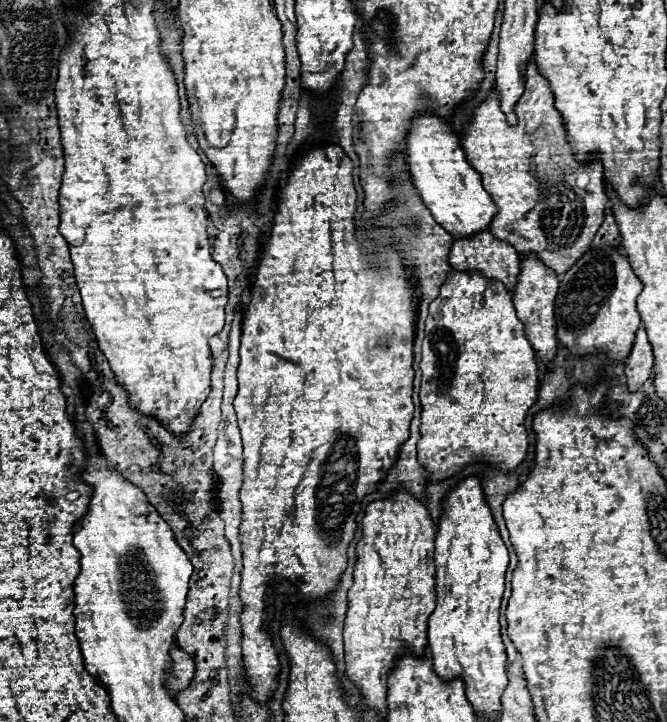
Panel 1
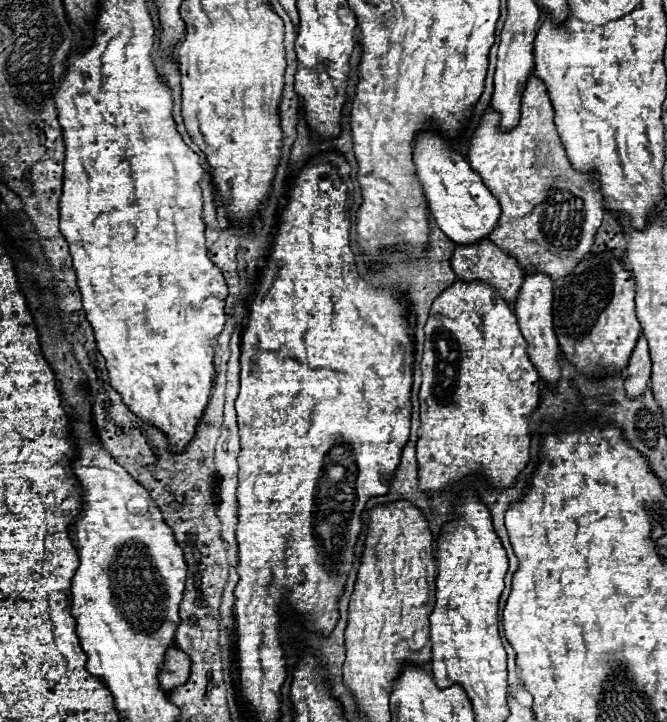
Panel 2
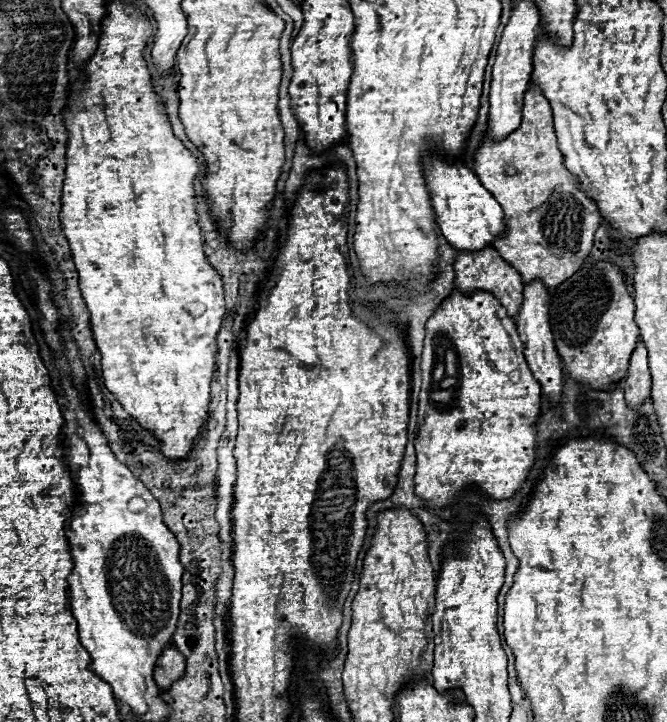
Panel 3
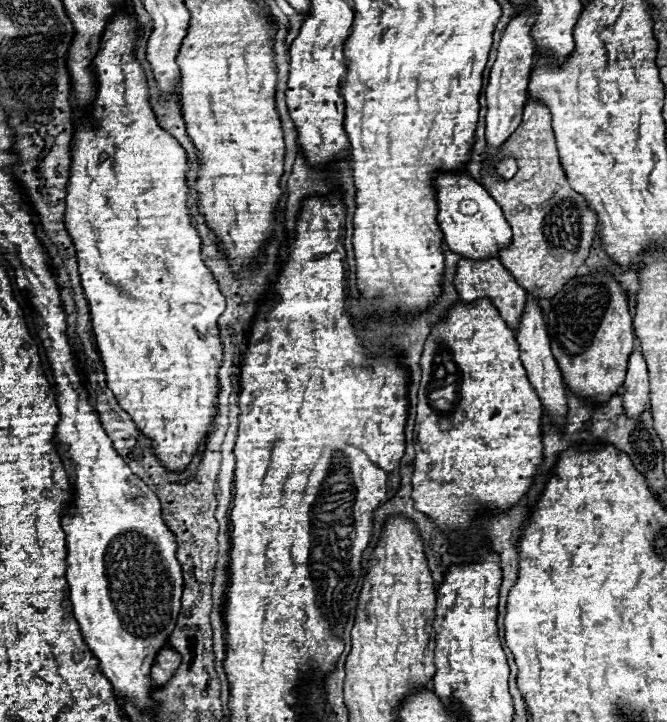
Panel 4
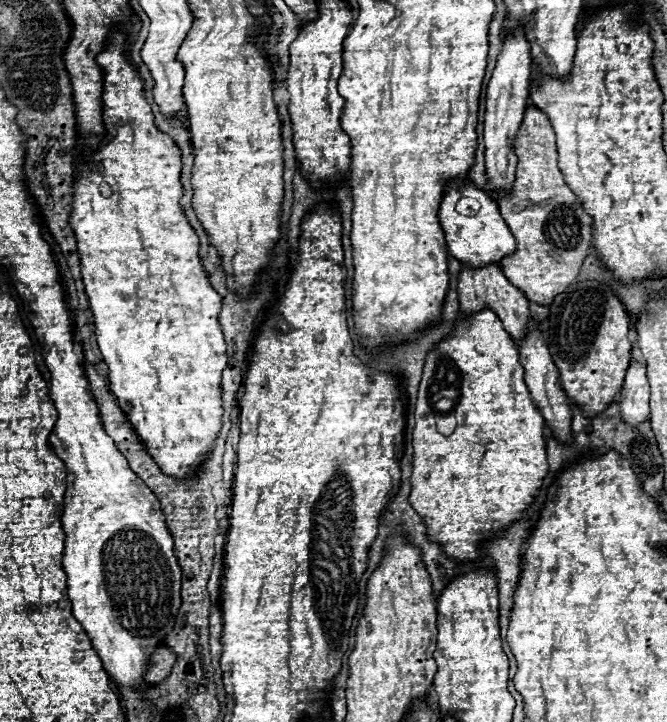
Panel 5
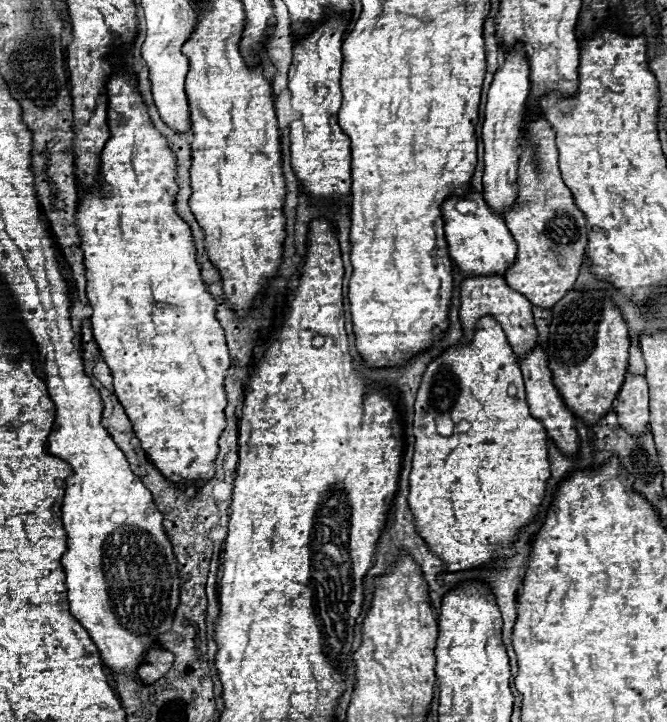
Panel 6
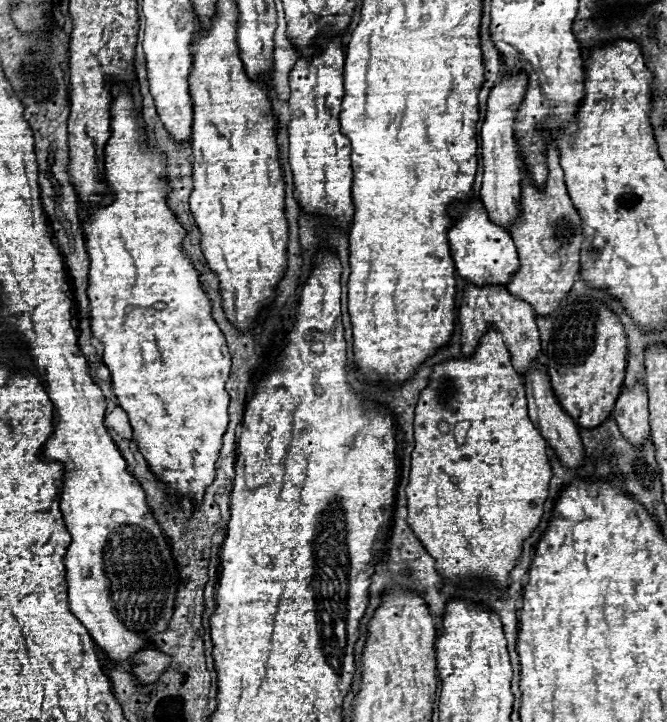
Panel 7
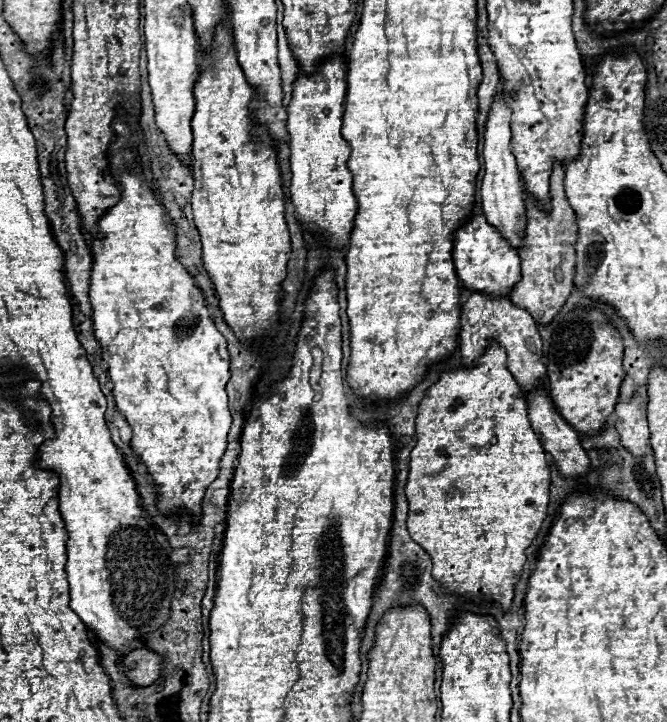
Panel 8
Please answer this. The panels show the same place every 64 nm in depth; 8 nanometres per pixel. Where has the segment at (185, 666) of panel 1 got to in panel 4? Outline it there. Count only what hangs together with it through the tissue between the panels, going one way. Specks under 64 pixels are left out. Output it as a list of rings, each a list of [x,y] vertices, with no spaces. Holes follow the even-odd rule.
[[[162,648],[154,660],[152,670],[150,670],[150,680],[156,686],[162,686],[164,682],[168,682],[172,678],[178,664],[180,664],[180,654],[174,652],[172,648]]]

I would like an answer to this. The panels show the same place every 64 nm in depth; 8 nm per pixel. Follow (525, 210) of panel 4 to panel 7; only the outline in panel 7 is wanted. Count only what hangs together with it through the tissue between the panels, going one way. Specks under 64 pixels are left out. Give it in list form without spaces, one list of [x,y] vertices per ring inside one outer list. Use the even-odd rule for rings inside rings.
[[[554,146],[548,148],[548,170],[550,174],[544,192],[536,190],[530,184],[528,176],[522,182],[522,216],[512,228],[512,238],[520,256],[520,270],[506,286],[516,298],[530,302],[538,316],[552,314],[570,292],[578,276],[578,258],[584,240],[582,222],[568,198],[564,186],[564,172],[560,168],[558,152]]]

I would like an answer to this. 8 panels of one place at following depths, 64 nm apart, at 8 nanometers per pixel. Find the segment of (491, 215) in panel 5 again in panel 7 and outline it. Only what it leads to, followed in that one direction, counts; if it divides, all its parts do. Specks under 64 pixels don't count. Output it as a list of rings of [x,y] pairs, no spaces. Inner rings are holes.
[[[474,200],[468,206],[468,210],[458,210],[452,206],[450,214],[454,218],[454,226],[448,232],[448,240],[458,274],[474,286],[488,286],[490,282],[498,282],[498,286],[506,286],[506,282],[510,282],[510,278],[514,276],[514,268],[520,266],[516,246],[510,234],[506,234],[504,228],[488,220],[488,214],[480,204],[480,200]]]

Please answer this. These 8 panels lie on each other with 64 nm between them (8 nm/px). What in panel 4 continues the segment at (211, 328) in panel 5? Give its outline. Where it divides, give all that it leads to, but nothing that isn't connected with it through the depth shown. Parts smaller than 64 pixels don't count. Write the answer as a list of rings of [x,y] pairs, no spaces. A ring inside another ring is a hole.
[[[116,12],[114,18],[108,22],[106,32],[102,36],[102,46],[100,52],[96,54],[92,66],[98,78],[98,96],[90,112],[90,120],[82,120],[76,126],[74,134],[74,144],[72,144],[72,166],[70,166],[70,182],[68,182],[68,196],[66,196],[66,230],[76,246],[76,256],[78,256],[78,270],[82,278],[82,288],[86,294],[86,300],[90,304],[90,316],[92,316],[92,328],[98,340],[98,350],[102,356],[104,364],[104,374],[108,388],[114,392],[118,398],[118,404],[134,418],[136,426],[146,434],[146,438],[152,440],[152,450],[156,458],[166,466],[170,472],[182,472],[192,458],[202,450],[206,444],[206,438],[210,432],[214,432],[214,416],[218,416],[216,410],[216,398],[218,398],[218,370],[222,366],[222,340],[220,340],[220,330],[218,330],[218,316],[224,312],[224,296],[218,290],[216,280],[212,278],[212,272],[204,266],[204,260],[200,256],[200,236],[196,232],[196,226],[190,222],[190,214],[186,208],[186,196],[188,196],[188,186],[186,186],[186,170],[188,170],[188,158],[184,148],[178,144],[176,138],[172,138],[166,130],[158,126],[158,120],[152,112],[152,106],[148,102],[148,86],[146,86],[146,74],[140,68],[136,56],[132,54],[136,48],[140,34],[138,28],[134,26],[132,18],[124,12]]]

